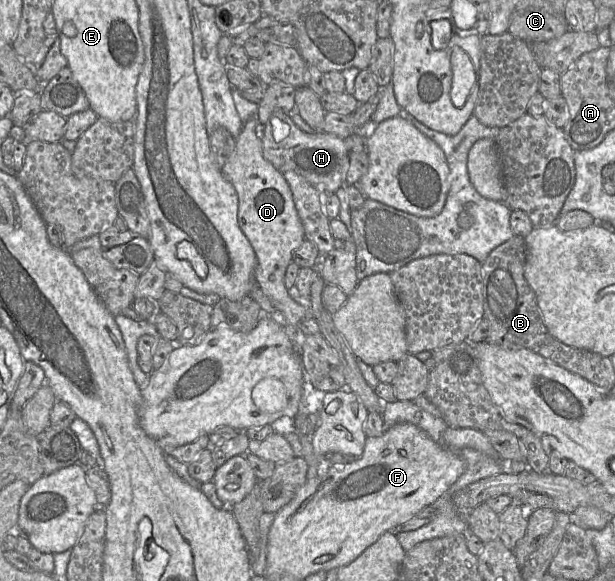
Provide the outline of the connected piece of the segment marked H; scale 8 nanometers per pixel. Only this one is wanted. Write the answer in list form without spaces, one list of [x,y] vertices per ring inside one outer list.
[[[281,111],[274,112],[264,124],[261,138],[264,158],[280,173],[294,171],[322,193],[335,193],[346,186],[349,150],[345,140],[324,132],[305,133]]]

